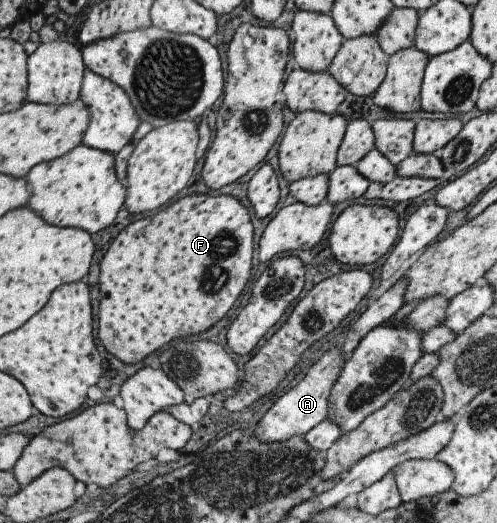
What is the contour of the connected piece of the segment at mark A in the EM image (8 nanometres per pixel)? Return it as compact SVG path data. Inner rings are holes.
M341 347L327 350L327 352L325 352L317 362L312 364L303 380L301 380L301 382L299 382L295 387L291 388L291 390L289 390L285 395L281 396L277 402L271 406L259 421L259 428L255 428L254 435L261 442L283 442L284 440L289 440L292 436L304 436L304 434L307 434L311 428L317 426L323 419L327 418L329 397L332 386L339 378L340 372L346 362L347 360L342 353Z

